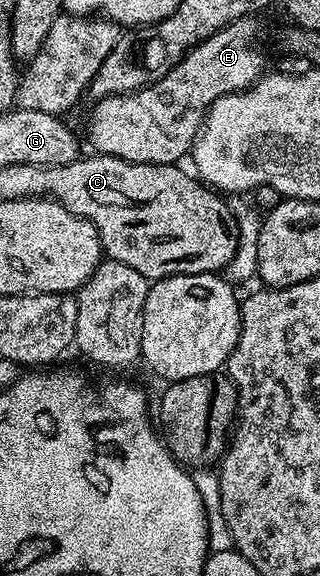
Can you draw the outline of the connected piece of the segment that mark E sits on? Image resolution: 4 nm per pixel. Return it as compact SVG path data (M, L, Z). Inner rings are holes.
M257 17L241 18L206 38L176 63L160 80L143 90L133 90L130 94L107 94L105 98L93 103L94 111L90 114L90 142L99 154L111 154L114 158L129 162L147 162L148 164L181 163L191 153L198 138L210 106L225 94L238 94L254 85L267 69L266 58L257 46Z

